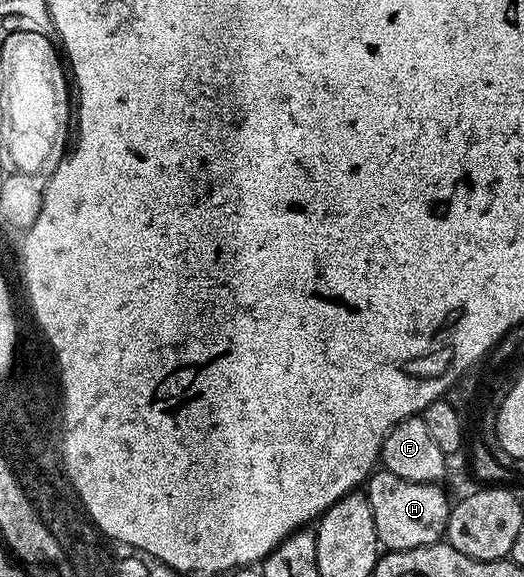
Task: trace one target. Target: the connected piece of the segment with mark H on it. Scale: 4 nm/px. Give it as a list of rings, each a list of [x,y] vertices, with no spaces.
[[[384,468],[370,474],[367,479],[367,493],[371,516],[375,516],[378,543],[386,551],[392,552],[430,546],[442,541],[449,519],[451,498],[448,498],[441,488],[432,482],[403,480]]]

